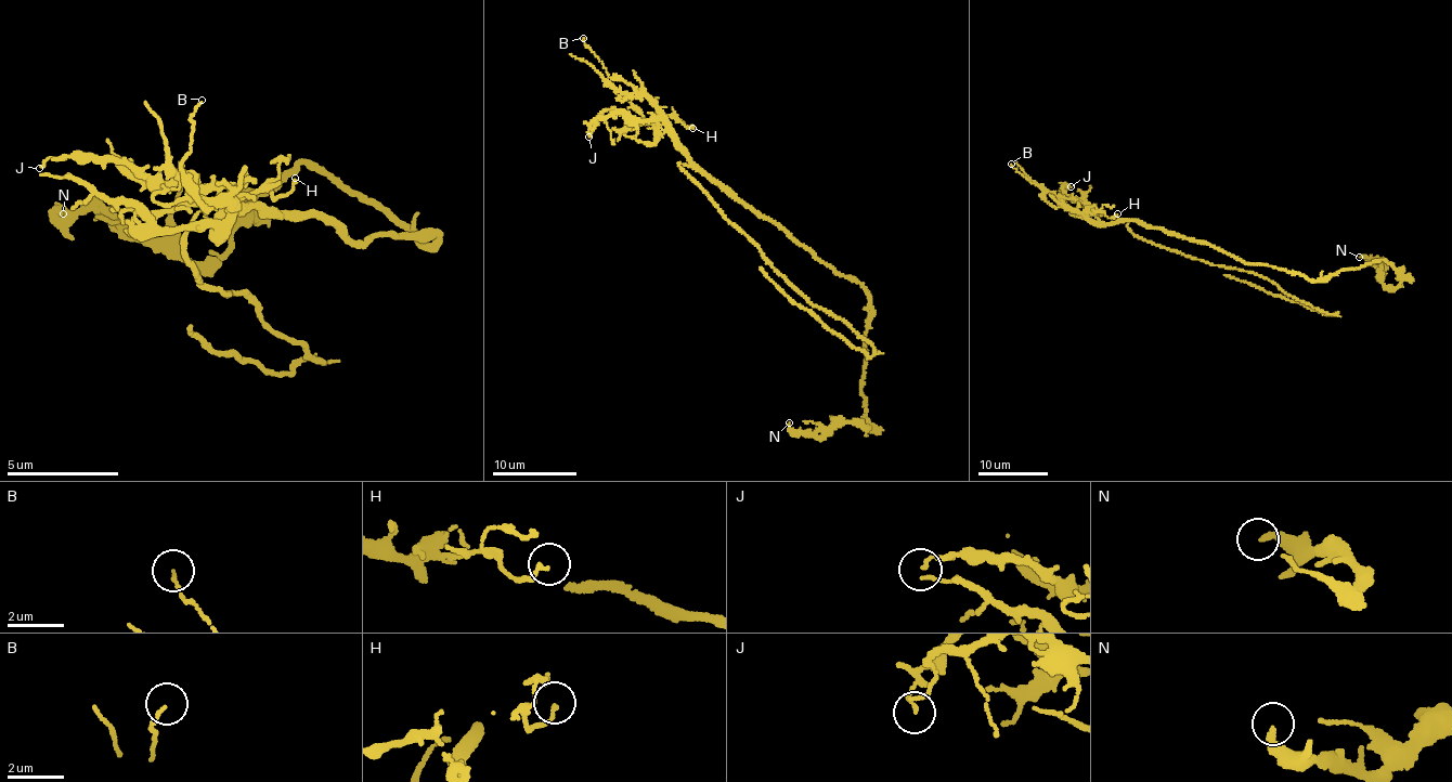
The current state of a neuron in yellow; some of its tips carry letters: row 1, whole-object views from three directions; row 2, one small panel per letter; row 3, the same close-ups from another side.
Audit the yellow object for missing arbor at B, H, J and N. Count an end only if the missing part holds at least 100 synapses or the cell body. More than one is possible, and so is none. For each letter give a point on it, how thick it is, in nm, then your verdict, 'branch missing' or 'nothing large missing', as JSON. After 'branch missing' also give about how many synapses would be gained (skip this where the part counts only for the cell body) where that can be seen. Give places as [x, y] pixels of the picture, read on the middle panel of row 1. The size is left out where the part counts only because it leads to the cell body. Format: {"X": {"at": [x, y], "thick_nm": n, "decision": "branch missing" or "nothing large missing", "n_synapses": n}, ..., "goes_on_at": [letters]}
{"B": {"at": [583, 38], "thick_nm": 90, "decision": "nothing large missing"}, "H": {"at": [692, 128], "thick_nm": 130, "decision": "nothing large missing"}, "J": {"at": [588, 137], "thick_nm": 90, "decision": "nothing large missing"}, "N": {"at": [789, 422], "thick_nm": 240, "decision": "nothing large missing"}, "goes_on_at": []}

